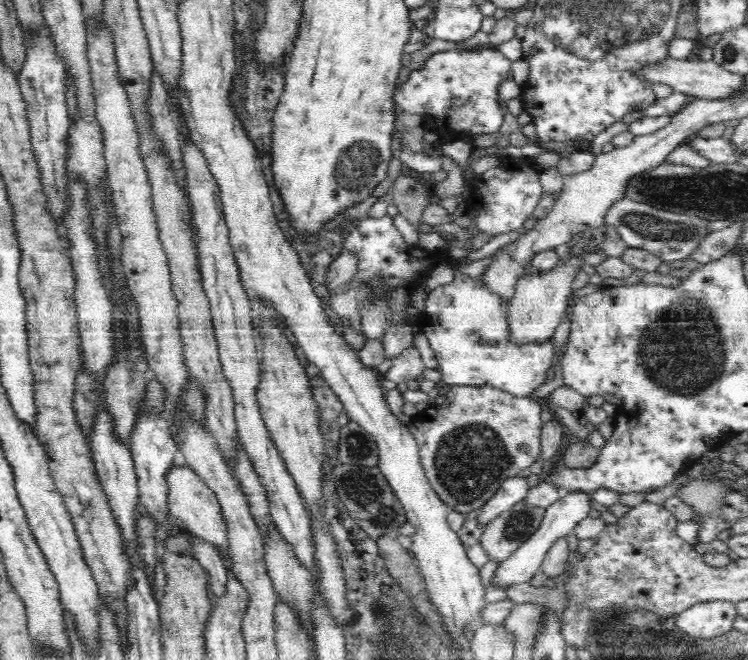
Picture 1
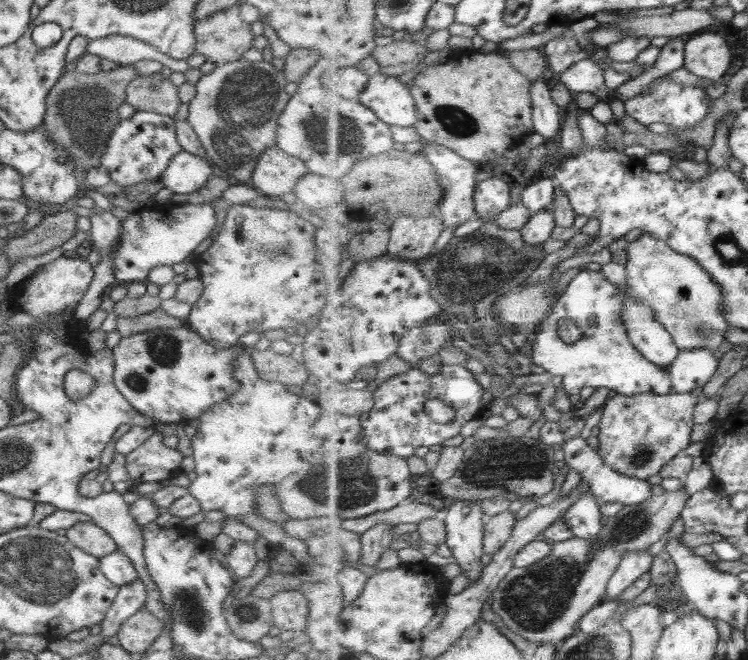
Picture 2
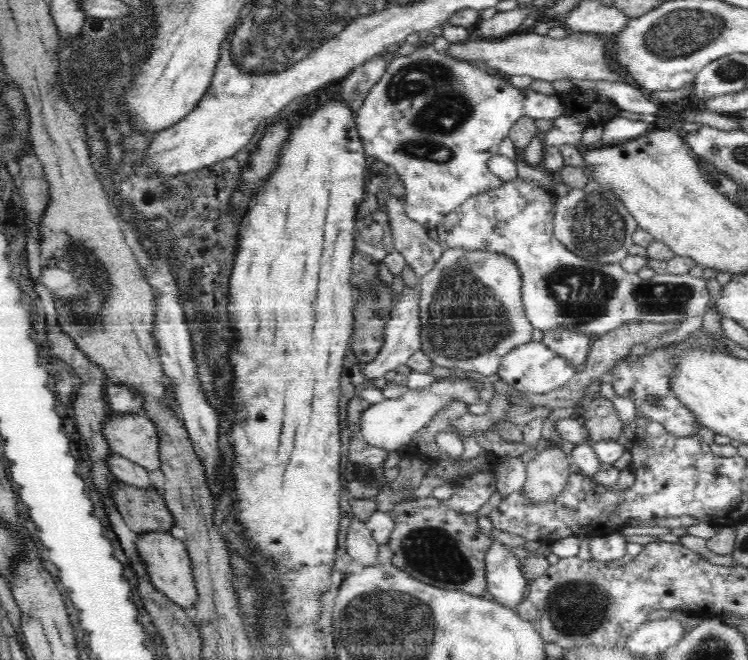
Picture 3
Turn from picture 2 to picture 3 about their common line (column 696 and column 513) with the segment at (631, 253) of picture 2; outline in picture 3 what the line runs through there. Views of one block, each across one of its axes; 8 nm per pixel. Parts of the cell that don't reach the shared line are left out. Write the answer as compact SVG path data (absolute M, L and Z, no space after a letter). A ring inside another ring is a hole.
M477 248L443 249L434 268L420 277L418 297L421 349L432 363L440 367L459 368L467 373L492 379L501 359L514 348L532 341L534 332L523 303L523 276L519 264L507 254Z

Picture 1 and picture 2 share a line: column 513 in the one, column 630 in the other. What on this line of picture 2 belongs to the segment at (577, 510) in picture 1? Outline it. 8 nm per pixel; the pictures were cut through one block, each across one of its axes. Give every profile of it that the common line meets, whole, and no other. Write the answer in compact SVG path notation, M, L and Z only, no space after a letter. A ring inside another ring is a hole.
M648 549L642 552L630 552L610 581L604 601L620 599L620 594L624 590L629 586L634 586L640 577L650 572L655 556Z

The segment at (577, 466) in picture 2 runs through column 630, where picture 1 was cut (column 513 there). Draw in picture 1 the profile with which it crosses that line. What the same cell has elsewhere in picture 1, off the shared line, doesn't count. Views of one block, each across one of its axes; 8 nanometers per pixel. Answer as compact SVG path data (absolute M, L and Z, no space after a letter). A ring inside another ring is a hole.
M520 476L508 478L499 486L496 494L481 508L477 519L485 526L490 520L494 520L498 514L502 514L507 508L520 503L520 500L530 490L526 479L520 478Z

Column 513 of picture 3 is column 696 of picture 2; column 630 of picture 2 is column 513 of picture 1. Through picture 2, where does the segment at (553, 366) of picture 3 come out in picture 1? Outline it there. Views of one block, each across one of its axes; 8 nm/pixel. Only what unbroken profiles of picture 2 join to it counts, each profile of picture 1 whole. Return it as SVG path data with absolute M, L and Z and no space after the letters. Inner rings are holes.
M366 214L356 222L354 229L348 232L342 240L342 251L356 256L356 272L348 280L350 281L348 288L339 294L331 291L329 303L342 327L348 326L348 328L360 332L366 342L382 340L391 325L391 296L398 290L404 289L407 296L410 297L414 290L420 290L428 282L432 270L438 264L448 264L453 268L454 279L450 283L447 282L447 285L439 285L426 293L424 309L420 313L420 325L438 360L438 369L443 376L443 382L449 385L479 387L489 385L518 397L532 396L534 389L545 384L547 372L555 358L556 340L552 336L544 341L516 343L512 339L512 325L508 322L510 298L504 298L488 288L481 276L472 278L461 272L458 269L460 265L455 262L458 253L453 252L449 247L430 250L420 244L410 245L406 243L404 236L394 225L394 216L385 215L373 218Z

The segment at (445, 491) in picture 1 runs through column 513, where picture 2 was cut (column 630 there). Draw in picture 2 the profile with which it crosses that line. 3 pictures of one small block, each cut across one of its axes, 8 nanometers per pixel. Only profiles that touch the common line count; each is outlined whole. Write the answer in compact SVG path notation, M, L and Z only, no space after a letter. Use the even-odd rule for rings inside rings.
M644 393L636 396L618 394L604 408L601 420L598 452L622 475L648 481L661 475L666 464L676 459L692 444L696 426L698 396L691 393L658 395Z

